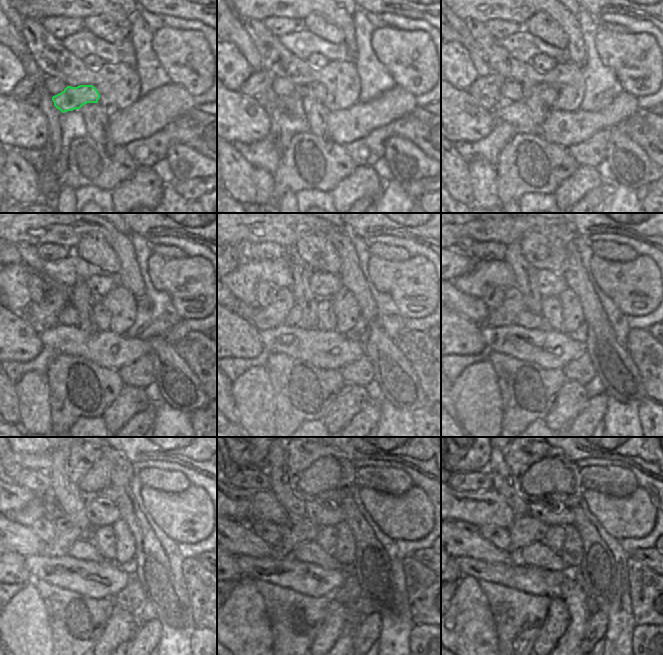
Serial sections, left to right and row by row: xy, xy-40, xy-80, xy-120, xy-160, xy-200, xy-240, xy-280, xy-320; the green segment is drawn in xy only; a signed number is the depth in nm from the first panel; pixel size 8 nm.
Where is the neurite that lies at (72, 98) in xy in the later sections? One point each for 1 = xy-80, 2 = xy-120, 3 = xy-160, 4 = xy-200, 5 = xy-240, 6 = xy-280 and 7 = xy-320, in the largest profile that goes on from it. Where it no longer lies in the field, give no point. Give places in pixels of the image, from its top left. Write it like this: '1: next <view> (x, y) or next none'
1: next xy-80 (548, 95)
2: next xy-120 (102, 317)
3: next xy-160 (325, 310)
4: next xy-200 (551, 311)
5: next xy-240 (103, 538)
6: next xy-280 (327, 537)
7: next xy-320 (556, 535)

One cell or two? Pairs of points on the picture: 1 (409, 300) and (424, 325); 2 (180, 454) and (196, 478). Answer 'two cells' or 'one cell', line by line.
1: two cells
2: two cells

